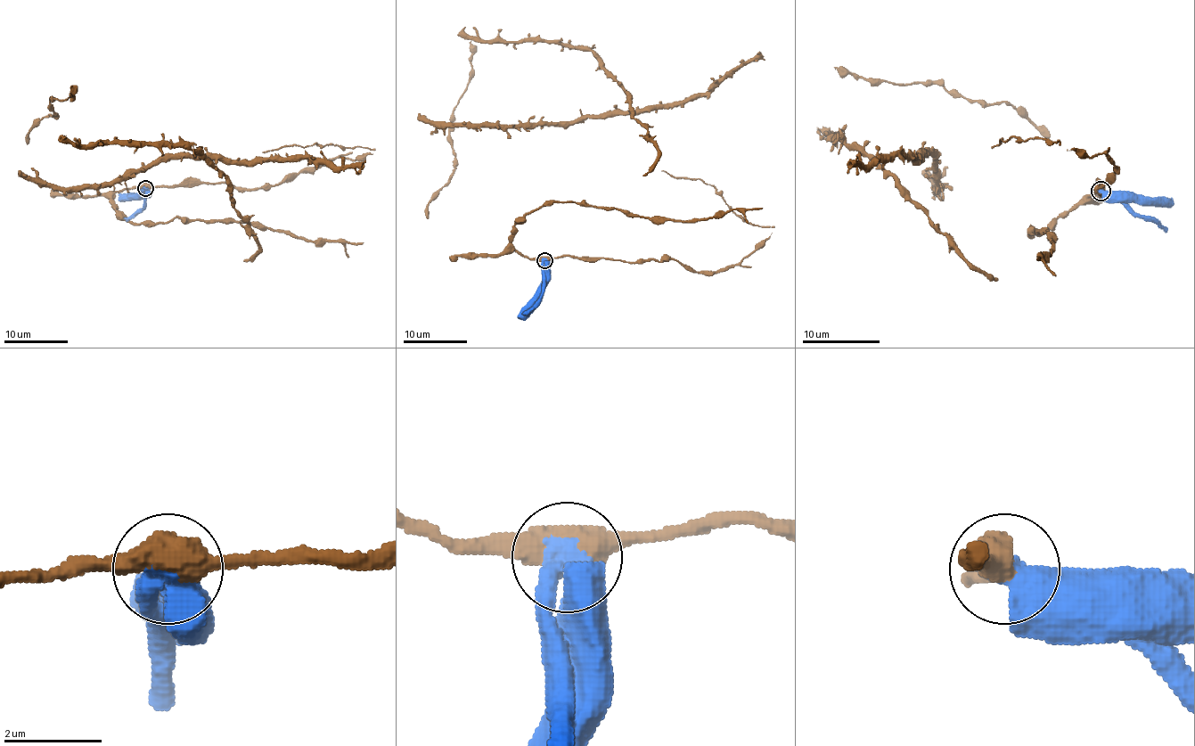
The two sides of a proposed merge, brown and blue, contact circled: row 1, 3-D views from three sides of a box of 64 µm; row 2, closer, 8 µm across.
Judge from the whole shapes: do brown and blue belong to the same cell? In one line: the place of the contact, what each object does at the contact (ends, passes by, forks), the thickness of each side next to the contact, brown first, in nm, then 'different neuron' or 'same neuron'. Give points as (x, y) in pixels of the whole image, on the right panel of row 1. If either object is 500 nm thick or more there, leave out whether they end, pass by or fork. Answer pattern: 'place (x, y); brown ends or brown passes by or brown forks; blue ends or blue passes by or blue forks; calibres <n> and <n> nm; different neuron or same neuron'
place (1100, 191); calibres 600 and 750 nm; different neuron

